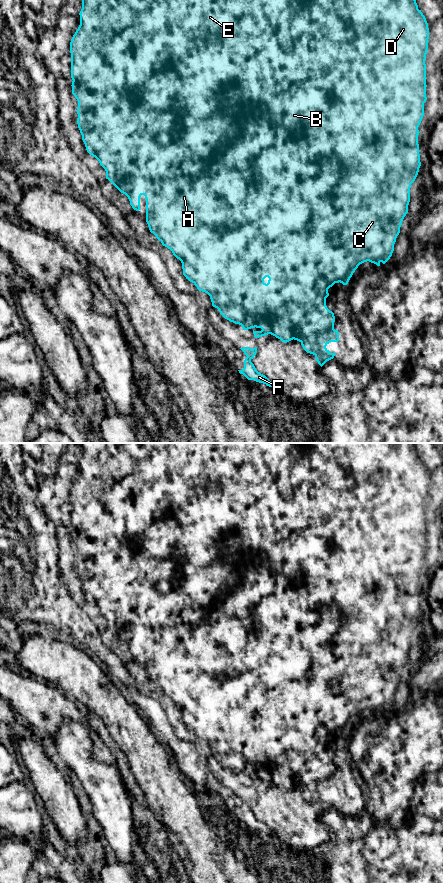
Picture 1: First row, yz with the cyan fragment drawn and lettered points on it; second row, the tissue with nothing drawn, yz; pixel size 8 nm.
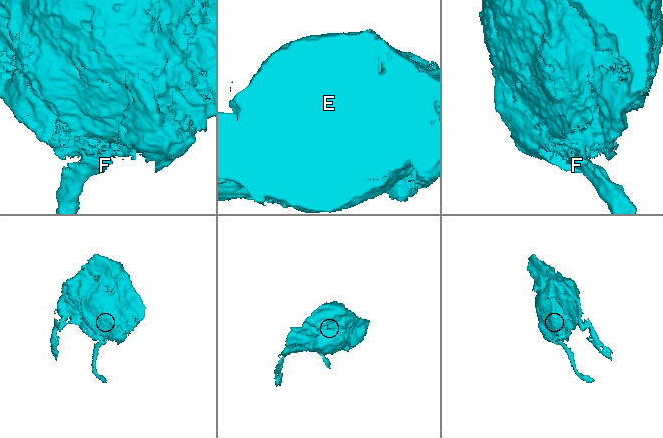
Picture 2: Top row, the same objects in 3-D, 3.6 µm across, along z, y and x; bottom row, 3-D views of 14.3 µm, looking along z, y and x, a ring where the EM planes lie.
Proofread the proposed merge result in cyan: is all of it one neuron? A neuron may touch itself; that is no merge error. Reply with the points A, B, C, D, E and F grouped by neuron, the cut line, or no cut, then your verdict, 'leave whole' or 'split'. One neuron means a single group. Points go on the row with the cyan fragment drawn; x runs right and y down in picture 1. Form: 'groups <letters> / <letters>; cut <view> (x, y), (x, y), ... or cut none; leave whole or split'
groups A B C D E / F; cut yz (247, 356), (250, 359); split

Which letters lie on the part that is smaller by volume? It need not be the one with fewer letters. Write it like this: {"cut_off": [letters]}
{"cut_off": ["F"]}

